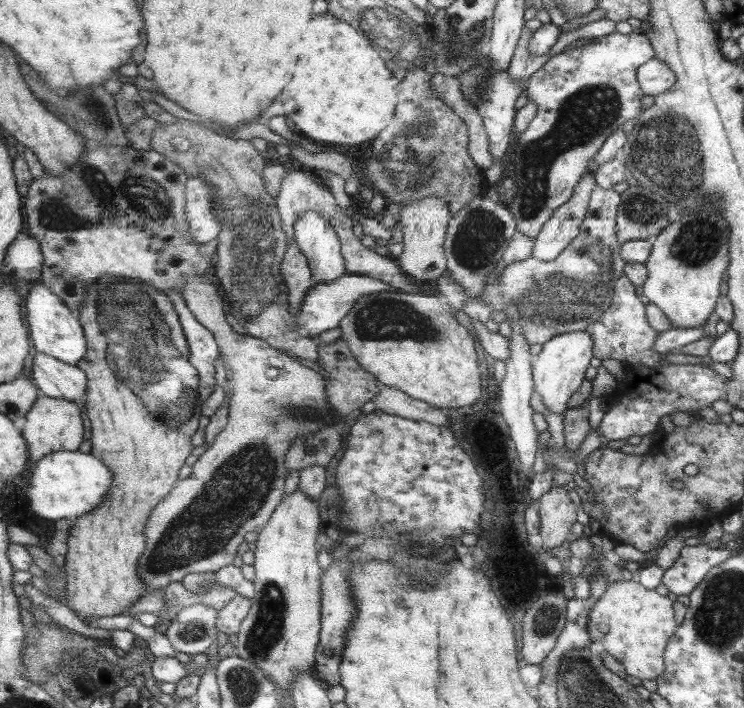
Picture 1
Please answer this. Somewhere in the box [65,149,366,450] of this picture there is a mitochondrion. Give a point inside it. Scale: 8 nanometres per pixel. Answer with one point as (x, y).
(135, 344)

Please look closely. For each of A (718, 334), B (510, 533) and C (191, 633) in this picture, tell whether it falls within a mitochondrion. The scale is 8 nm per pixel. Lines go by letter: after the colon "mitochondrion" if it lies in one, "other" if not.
A: other
B: other
C: mitochondrion

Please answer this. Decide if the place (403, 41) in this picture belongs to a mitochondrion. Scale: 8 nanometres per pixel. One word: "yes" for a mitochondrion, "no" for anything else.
yes

